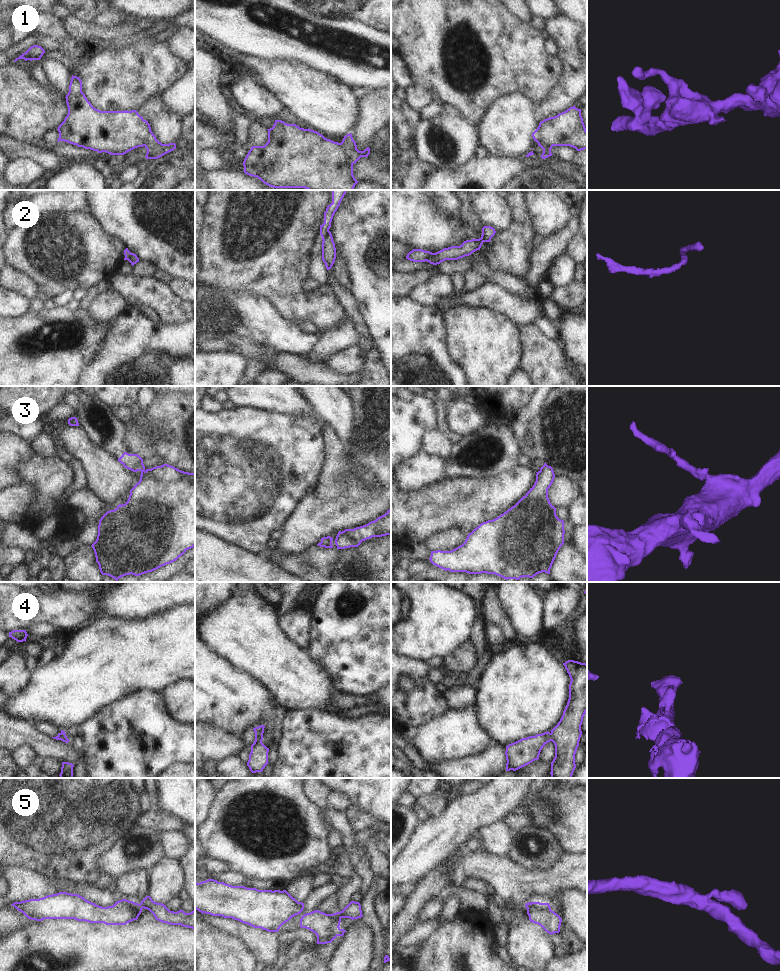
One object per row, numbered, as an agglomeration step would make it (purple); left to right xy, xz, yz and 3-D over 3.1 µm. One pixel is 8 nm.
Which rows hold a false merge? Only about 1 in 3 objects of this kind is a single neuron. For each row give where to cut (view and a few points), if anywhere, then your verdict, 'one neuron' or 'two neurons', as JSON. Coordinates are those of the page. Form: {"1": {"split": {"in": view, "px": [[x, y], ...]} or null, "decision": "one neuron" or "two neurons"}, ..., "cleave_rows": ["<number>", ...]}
{"1": {"split": {"in": "yz", "px": [[538, 127], [542, 135], [542, 141], [552, 146]]}, "decision": "two neurons"}, "2": {"split": {"in": "yz", "px": [[435, 253], [425, 260]]}, "decision": "two neurons"}, "3": {"split": {"in": "xy", "px": [[145, 471], [141, 474]]}, "decision": "two neurons"}, "4": {"split": {"in": "xz", "px": [[261, 741], [253, 744]]}, "decision": "two neurons"}, "5": {"split": {"in": "xz", "px": [[335, 913], [340, 918]]}, "decision": "two neurons"}, "cleave_rows": ["1", "2", "3", "4", "5"]}

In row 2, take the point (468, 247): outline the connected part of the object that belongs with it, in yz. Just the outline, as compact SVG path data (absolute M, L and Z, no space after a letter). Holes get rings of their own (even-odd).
M491 226L482 228L482 235L479 239L464 241L460 246L451 246L436 252L426 261L430 264L437 265L445 260L458 260L465 256L471 255L473 252L480 250L484 242L490 242L496 231Z

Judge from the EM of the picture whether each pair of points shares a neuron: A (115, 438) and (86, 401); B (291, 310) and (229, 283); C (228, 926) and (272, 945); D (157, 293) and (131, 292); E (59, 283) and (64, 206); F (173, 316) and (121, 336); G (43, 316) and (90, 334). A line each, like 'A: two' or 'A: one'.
A: one
B: one
C: one
D: one
E: two
F: two
G: one

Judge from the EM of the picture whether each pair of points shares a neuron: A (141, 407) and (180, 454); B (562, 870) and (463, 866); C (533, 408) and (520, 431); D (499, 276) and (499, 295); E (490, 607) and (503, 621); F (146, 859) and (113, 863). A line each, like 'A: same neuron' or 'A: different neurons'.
A: different neurons
B: same neuron
C: same neuron
D: different neurons
E: same neuron
F: same neuron

